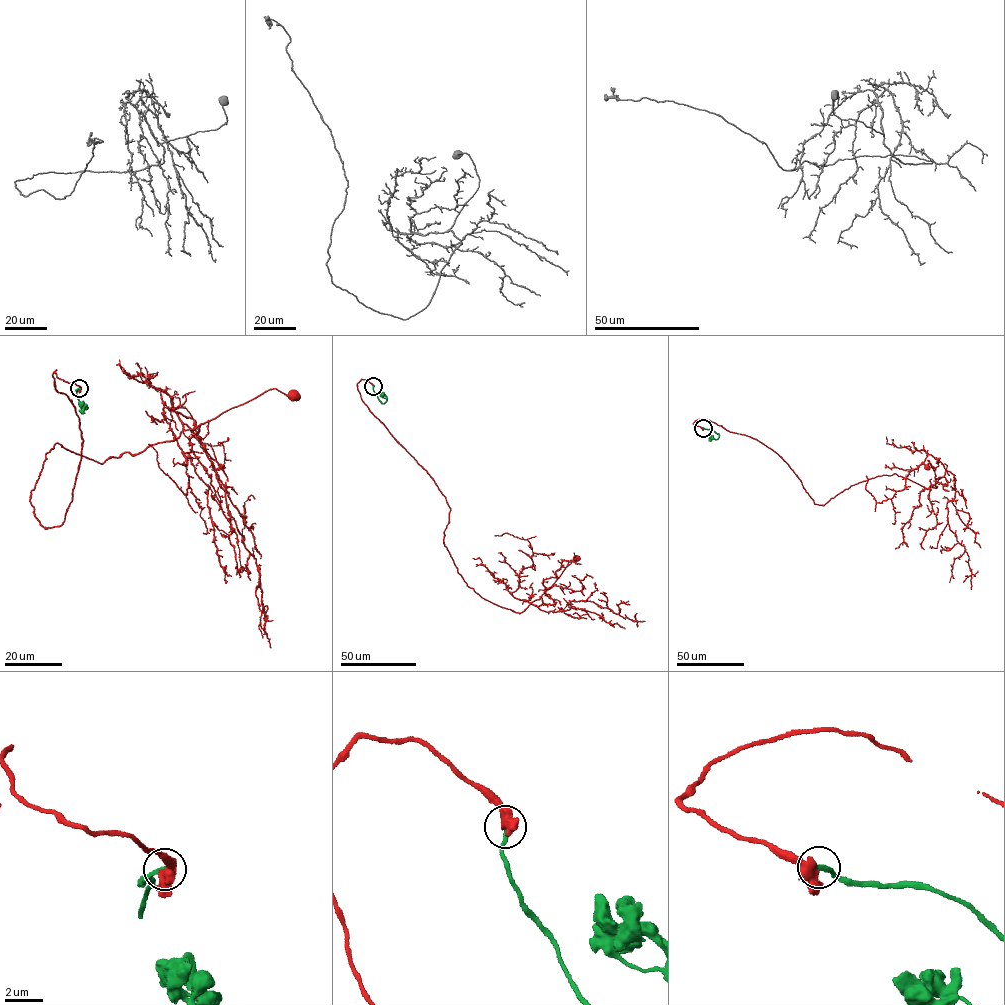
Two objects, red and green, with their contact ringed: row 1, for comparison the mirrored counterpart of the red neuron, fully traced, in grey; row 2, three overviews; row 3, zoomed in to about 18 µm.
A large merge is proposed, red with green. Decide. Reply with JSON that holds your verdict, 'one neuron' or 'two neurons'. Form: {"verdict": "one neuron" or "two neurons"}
{"verdict": "one neuron"}

